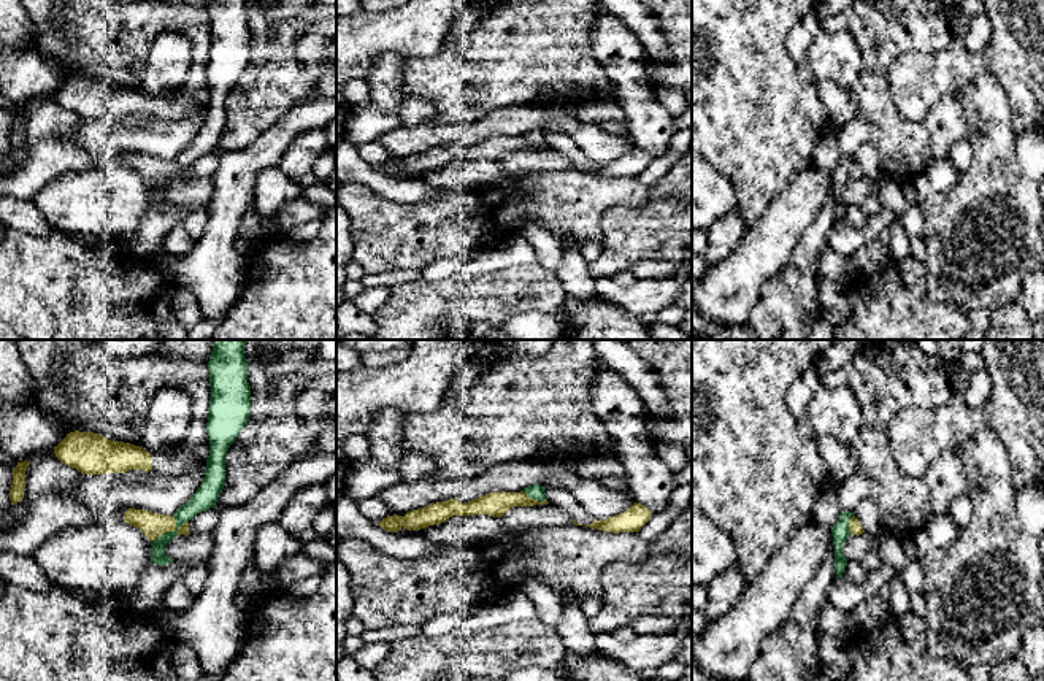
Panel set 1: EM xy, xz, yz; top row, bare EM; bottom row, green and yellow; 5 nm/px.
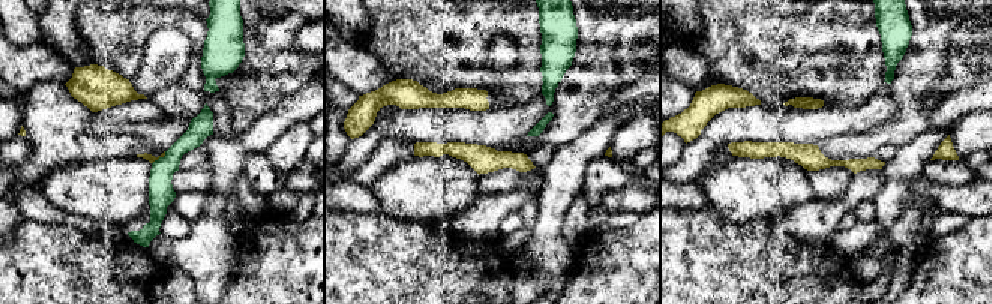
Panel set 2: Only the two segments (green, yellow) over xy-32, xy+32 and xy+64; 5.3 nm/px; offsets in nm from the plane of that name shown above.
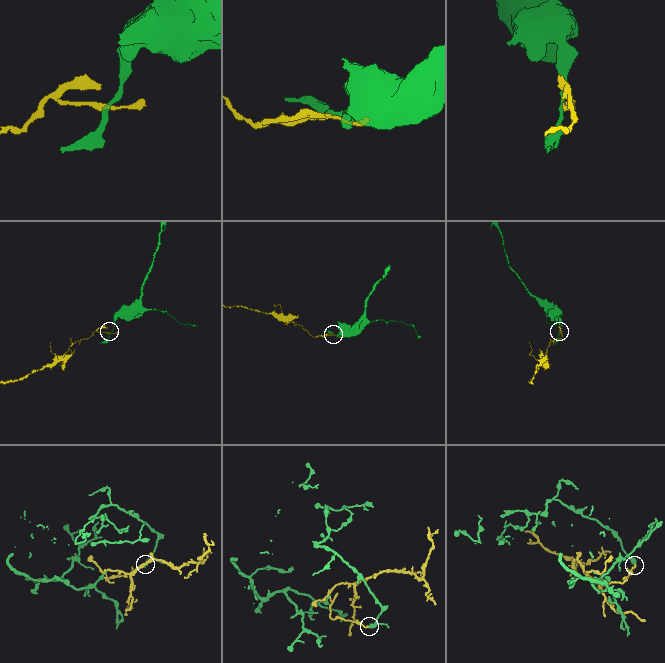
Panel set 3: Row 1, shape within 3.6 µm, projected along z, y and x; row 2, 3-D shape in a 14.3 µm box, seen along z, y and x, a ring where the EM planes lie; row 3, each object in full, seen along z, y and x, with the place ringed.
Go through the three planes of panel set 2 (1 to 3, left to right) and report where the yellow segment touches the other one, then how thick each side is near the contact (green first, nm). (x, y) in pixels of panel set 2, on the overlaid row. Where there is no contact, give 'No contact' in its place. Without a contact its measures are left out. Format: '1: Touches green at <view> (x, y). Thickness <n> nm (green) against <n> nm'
1: Touches green at xy-32 (159, 157). Thickness 140 nm (green) against 40 nm
2: No contact
3: No contact

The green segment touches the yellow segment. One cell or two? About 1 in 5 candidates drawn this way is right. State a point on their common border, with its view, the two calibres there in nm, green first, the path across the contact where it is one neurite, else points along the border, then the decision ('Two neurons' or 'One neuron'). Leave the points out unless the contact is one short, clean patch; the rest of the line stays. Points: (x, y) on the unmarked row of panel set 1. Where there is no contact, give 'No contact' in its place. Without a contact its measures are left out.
Touches green at xy (168, 176). Thickness 110 nm (green) against 120 nm. Boundary: xy (188, 165), (151, 186). Two neurons

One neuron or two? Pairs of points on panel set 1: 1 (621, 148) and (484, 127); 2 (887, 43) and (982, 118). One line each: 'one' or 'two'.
1: one
2: two

